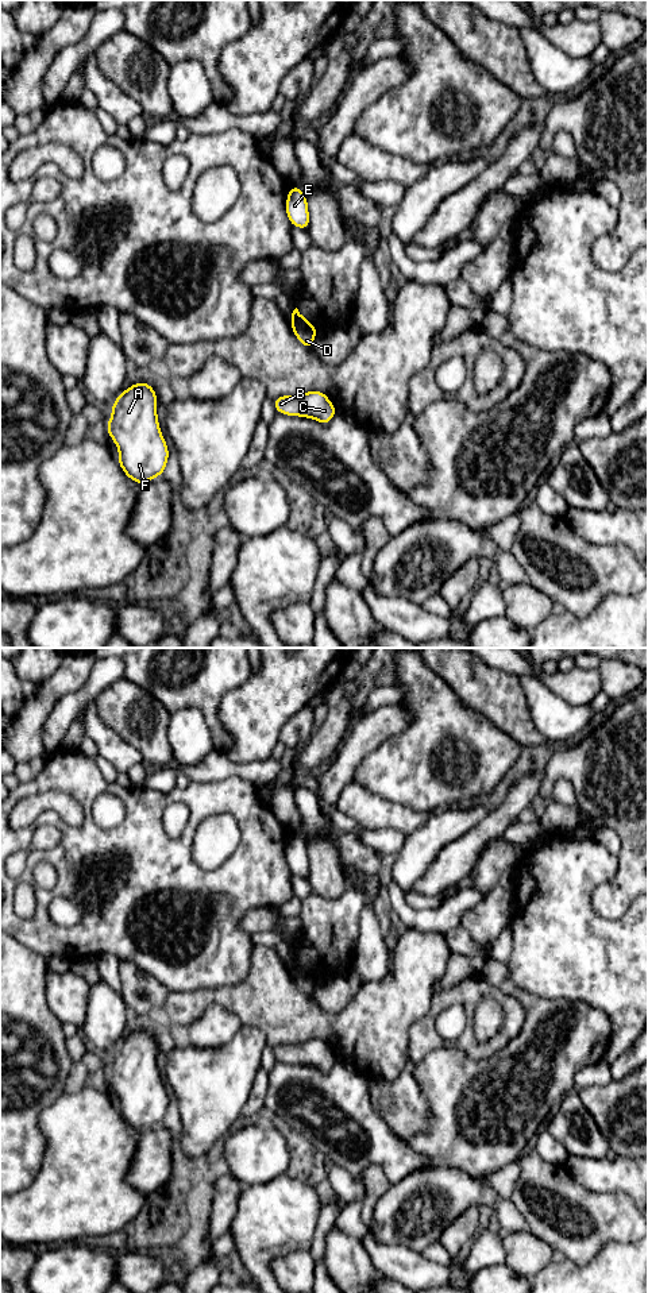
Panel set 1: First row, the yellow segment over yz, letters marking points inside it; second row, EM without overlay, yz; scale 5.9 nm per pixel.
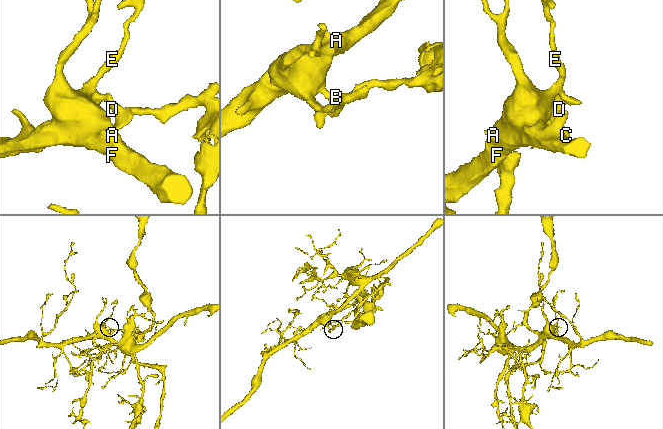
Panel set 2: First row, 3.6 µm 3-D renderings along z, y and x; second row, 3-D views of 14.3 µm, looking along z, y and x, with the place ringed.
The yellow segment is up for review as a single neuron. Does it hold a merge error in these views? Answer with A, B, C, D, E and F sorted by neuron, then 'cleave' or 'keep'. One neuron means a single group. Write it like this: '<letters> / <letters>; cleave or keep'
A E F / B C D; cleave

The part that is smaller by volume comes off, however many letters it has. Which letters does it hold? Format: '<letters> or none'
B, C, D

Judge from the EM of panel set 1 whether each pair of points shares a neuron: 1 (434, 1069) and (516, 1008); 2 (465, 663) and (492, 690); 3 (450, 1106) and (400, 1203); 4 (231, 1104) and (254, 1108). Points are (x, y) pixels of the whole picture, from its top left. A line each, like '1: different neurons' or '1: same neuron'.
1: different neurons
2: same neuron
3: different neurons
4: different neurons

